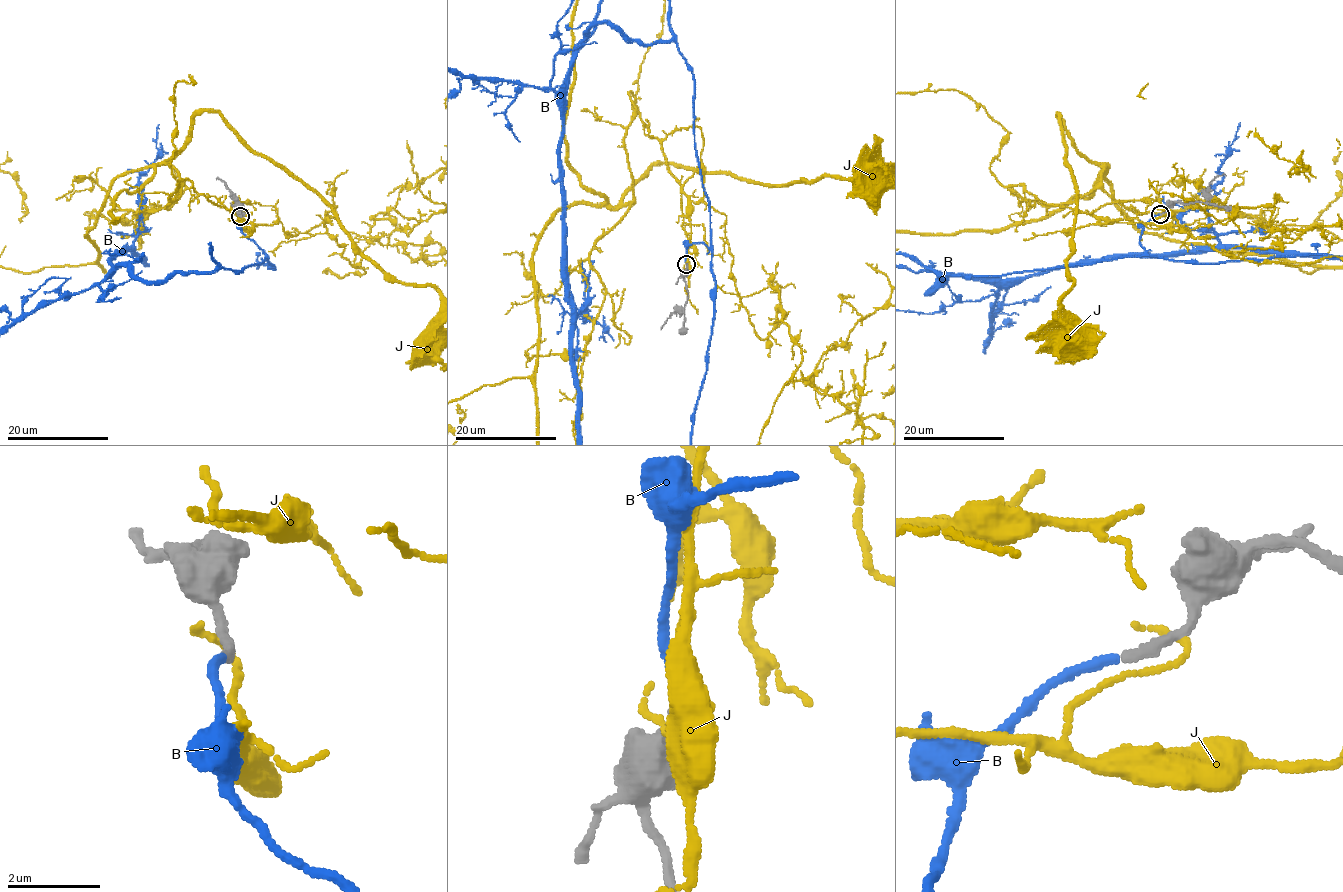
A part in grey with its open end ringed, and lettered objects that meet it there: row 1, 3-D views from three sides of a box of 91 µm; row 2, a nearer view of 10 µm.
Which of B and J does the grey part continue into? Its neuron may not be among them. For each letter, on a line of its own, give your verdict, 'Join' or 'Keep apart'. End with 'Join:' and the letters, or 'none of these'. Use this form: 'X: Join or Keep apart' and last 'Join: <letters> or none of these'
B: Join
J: Keep apart
Join: B

